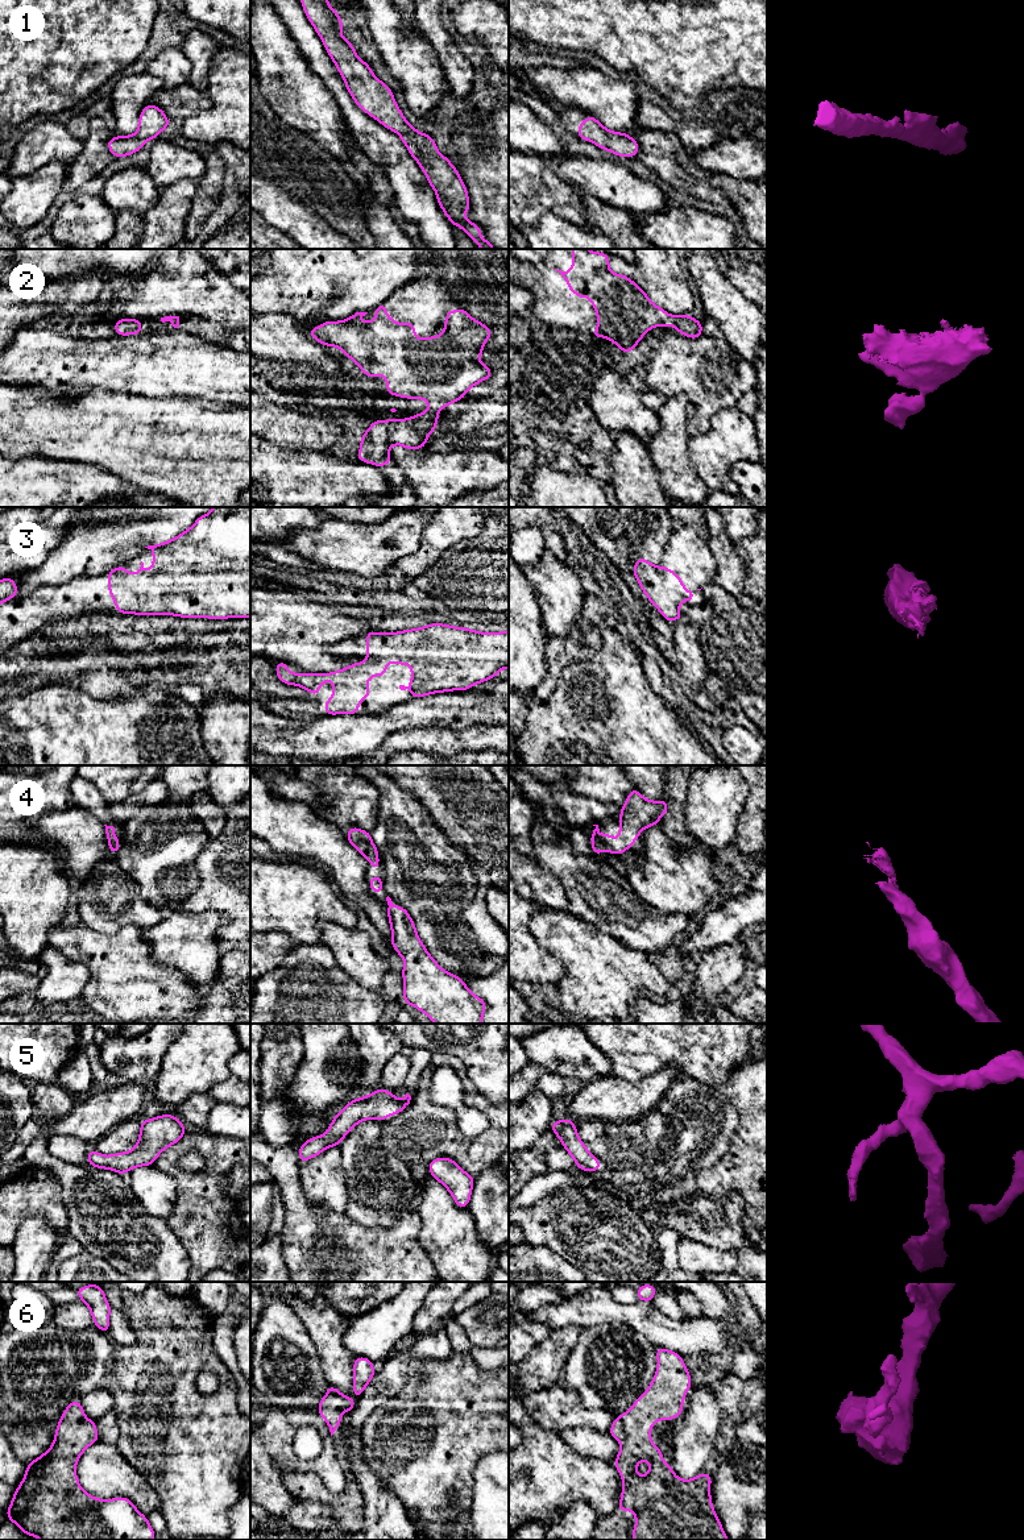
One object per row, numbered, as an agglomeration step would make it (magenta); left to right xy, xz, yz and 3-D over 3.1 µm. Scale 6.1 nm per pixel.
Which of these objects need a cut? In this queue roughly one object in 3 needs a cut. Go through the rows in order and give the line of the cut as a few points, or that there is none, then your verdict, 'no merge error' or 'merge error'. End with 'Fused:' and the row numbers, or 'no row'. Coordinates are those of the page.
1: cut none; no merge error
2: cut none; no merge error
3: cut none; no merge error
4: cut none; no merge error
5: cut none; no merge error
6: cut none; no merge error
Fused: no row

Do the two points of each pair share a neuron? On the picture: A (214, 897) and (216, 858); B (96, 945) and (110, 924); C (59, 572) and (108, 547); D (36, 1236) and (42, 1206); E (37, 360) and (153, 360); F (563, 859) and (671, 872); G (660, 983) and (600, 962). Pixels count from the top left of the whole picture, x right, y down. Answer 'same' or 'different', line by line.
A: same
B: different
C: same
D: different
E: same
F: different
G: same

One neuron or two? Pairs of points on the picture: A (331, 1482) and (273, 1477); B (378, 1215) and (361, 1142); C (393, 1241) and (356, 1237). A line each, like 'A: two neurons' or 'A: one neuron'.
A: one neuron
B: one neuron
C: one neuron

